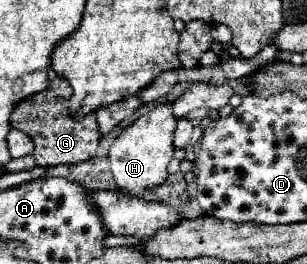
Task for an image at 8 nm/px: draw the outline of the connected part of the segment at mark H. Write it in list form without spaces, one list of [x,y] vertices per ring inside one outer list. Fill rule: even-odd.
[[[160,102],[158,106],[150,108],[148,114],[140,116],[136,122],[126,126],[116,136],[116,140],[110,146],[108,160],[110,160],[112,176],[118,184],[118,190],[122,190],[124,194],[140,196],[148,186],[156,186],[166,180],[166,176],[168,176],[166,168],[168,168],[170,160],[174,158],[172,134],[174,134],[176,122],[178,122],[178,118],[172,112],[172,104]]]

